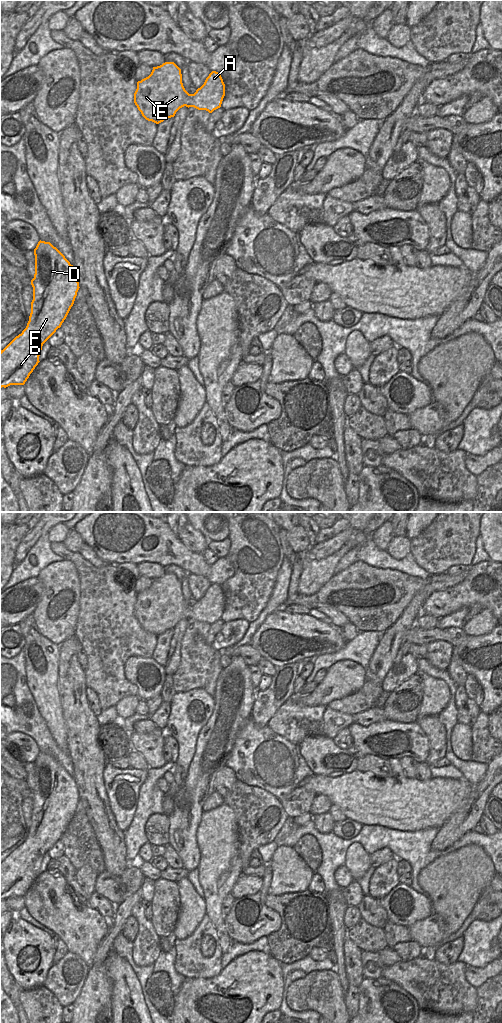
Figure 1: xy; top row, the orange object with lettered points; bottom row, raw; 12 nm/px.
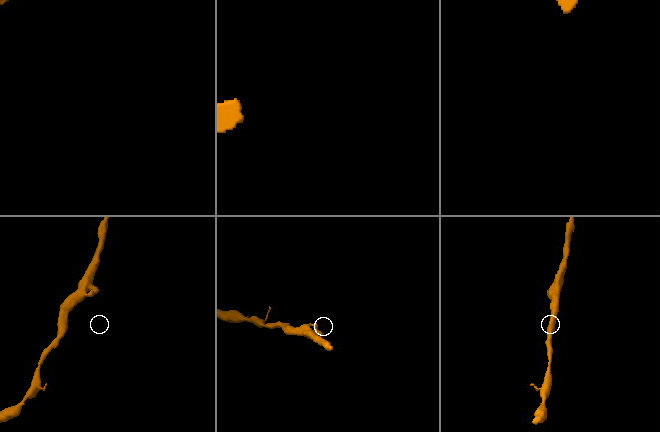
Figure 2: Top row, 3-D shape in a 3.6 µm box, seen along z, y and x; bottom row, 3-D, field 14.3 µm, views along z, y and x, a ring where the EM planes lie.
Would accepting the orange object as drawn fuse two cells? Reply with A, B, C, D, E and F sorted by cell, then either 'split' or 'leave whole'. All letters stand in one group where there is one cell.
groups A B C D E F; leave whole

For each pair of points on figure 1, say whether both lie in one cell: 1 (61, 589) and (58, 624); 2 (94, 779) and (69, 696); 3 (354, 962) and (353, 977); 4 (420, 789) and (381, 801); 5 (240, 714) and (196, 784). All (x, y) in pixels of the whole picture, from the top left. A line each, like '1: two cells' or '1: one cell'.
1: one cell
2: one cell
3: one cell
4: one cell
5: one cell

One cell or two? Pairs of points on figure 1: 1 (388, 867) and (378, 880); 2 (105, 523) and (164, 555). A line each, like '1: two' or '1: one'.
1: one
2: one

